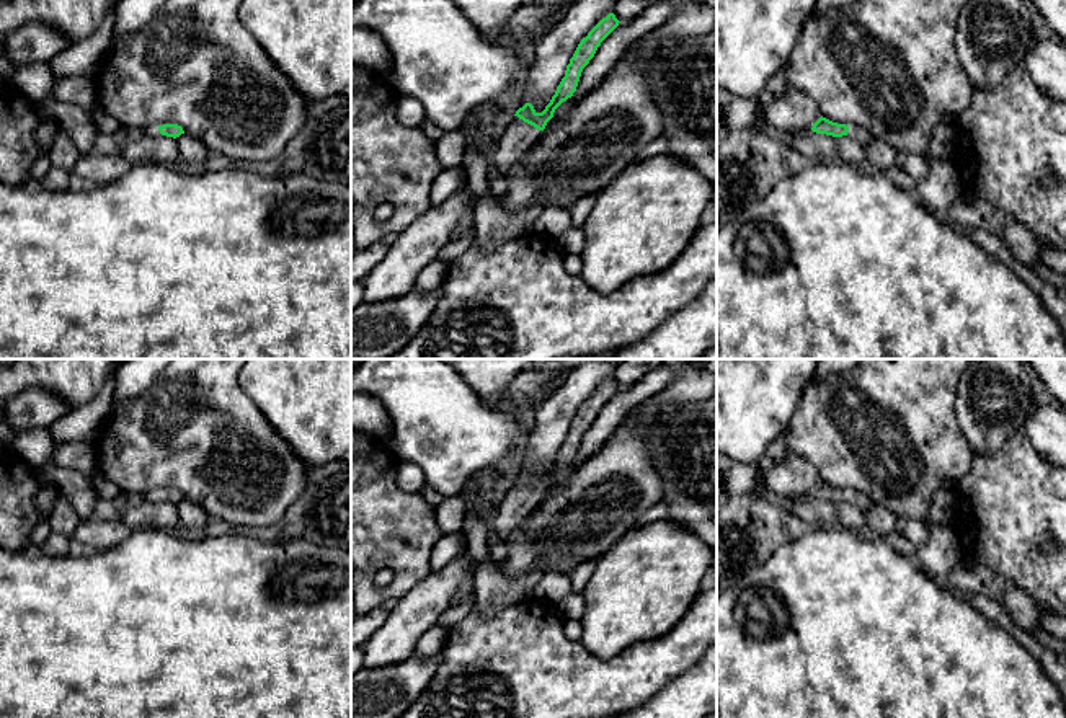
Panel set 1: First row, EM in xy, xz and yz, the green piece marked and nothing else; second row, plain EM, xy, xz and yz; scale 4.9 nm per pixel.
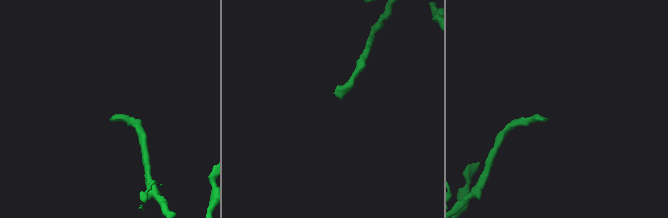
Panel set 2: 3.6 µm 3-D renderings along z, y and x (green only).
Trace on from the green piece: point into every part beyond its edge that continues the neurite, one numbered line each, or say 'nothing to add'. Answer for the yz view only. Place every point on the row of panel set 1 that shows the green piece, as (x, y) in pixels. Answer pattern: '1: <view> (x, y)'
1: yz (856, 132)

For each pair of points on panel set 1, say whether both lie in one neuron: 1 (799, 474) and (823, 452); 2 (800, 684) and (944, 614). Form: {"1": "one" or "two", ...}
{"1": "two", "2": "one"}

